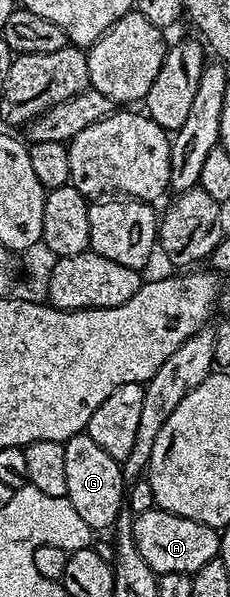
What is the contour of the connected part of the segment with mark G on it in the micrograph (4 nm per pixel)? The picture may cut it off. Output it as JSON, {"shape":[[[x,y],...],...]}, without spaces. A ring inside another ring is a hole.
{"shape":[[[85,433],[73,435],[65,442],[64,462],[68,476],[68,493],[66,498],[76,513],[80,513],[83,524],[94,531],[113,528],[118,514],[124,510],[124,480],[122,477],[122,463],[108,457],[96,441]]]}

